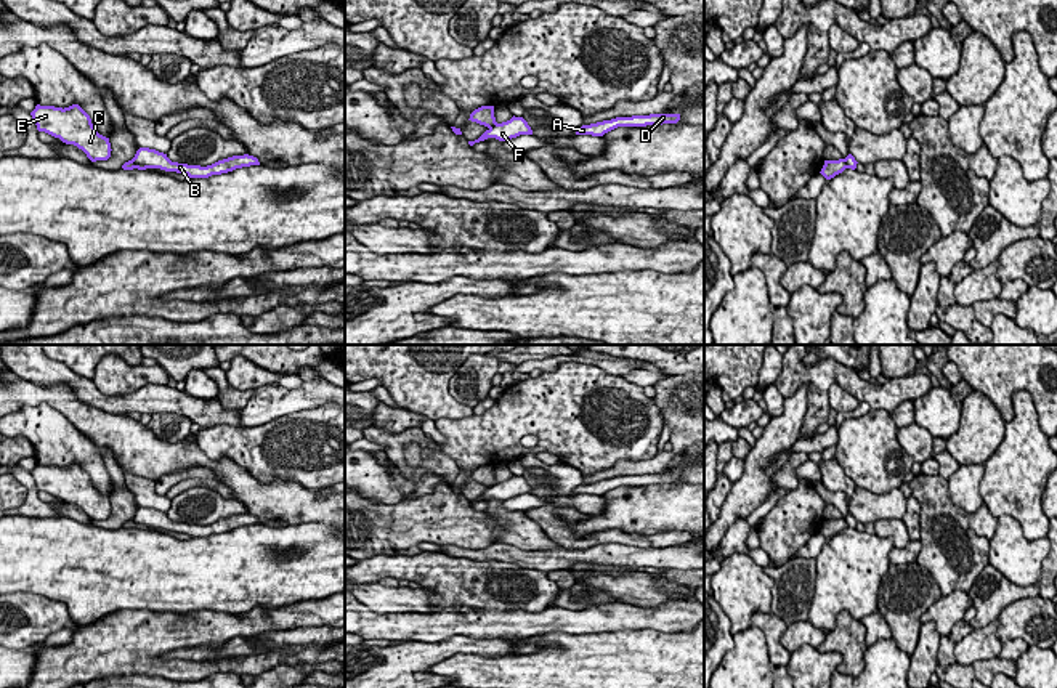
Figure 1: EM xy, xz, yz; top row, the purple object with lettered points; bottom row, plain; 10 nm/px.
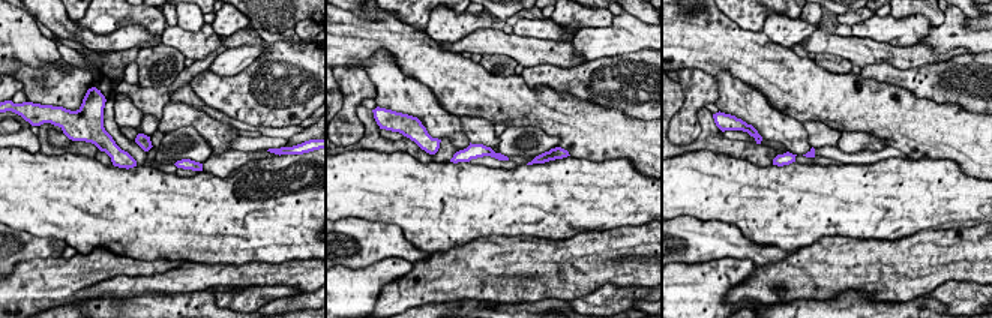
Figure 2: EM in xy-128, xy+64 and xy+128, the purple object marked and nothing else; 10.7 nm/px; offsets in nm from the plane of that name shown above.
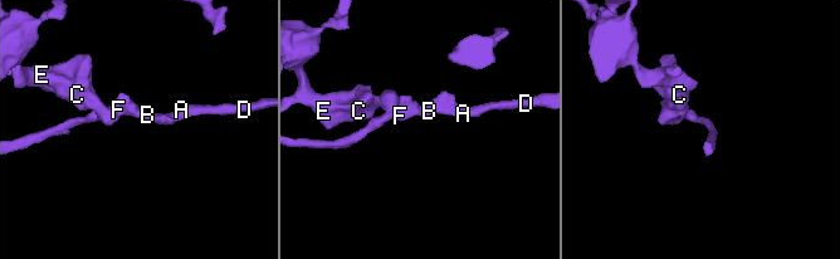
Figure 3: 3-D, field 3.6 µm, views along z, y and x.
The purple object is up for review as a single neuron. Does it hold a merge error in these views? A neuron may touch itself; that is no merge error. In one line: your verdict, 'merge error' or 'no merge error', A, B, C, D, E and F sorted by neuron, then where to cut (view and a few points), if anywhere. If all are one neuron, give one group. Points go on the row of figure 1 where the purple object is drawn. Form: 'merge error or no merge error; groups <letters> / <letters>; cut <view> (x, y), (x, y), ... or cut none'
merge error; groups A B D F / C E; cut xz (498, 124), (490, 129)

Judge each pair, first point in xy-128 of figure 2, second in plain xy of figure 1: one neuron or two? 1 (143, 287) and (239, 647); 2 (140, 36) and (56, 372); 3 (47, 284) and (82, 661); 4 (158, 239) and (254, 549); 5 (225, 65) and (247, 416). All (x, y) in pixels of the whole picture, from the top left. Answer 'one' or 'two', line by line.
1: one
2: one
3: one
4: one
5: one

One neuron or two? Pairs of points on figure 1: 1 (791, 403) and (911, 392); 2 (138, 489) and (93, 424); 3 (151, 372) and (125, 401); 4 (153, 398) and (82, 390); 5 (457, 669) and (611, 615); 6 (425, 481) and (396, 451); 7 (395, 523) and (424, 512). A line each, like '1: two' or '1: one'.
1: two
2: two
3: two
4: one
5: two
6: two
7: one

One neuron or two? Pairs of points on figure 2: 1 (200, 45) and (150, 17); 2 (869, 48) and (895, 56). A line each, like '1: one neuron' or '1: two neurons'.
1: two neurons
2: one neuron

